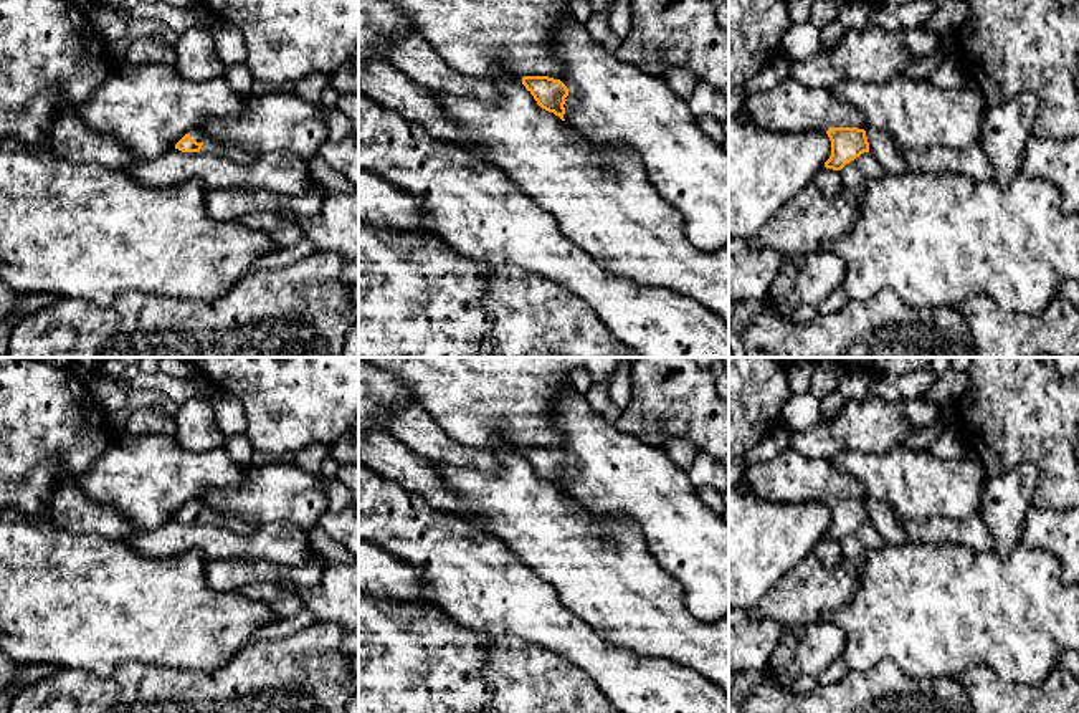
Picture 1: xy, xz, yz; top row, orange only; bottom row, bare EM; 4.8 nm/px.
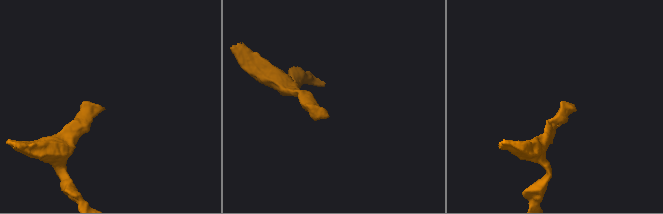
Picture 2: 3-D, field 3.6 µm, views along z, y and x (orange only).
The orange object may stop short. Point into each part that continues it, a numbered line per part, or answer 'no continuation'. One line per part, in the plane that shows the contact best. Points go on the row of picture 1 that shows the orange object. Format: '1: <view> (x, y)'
1: xy (199, 134)

